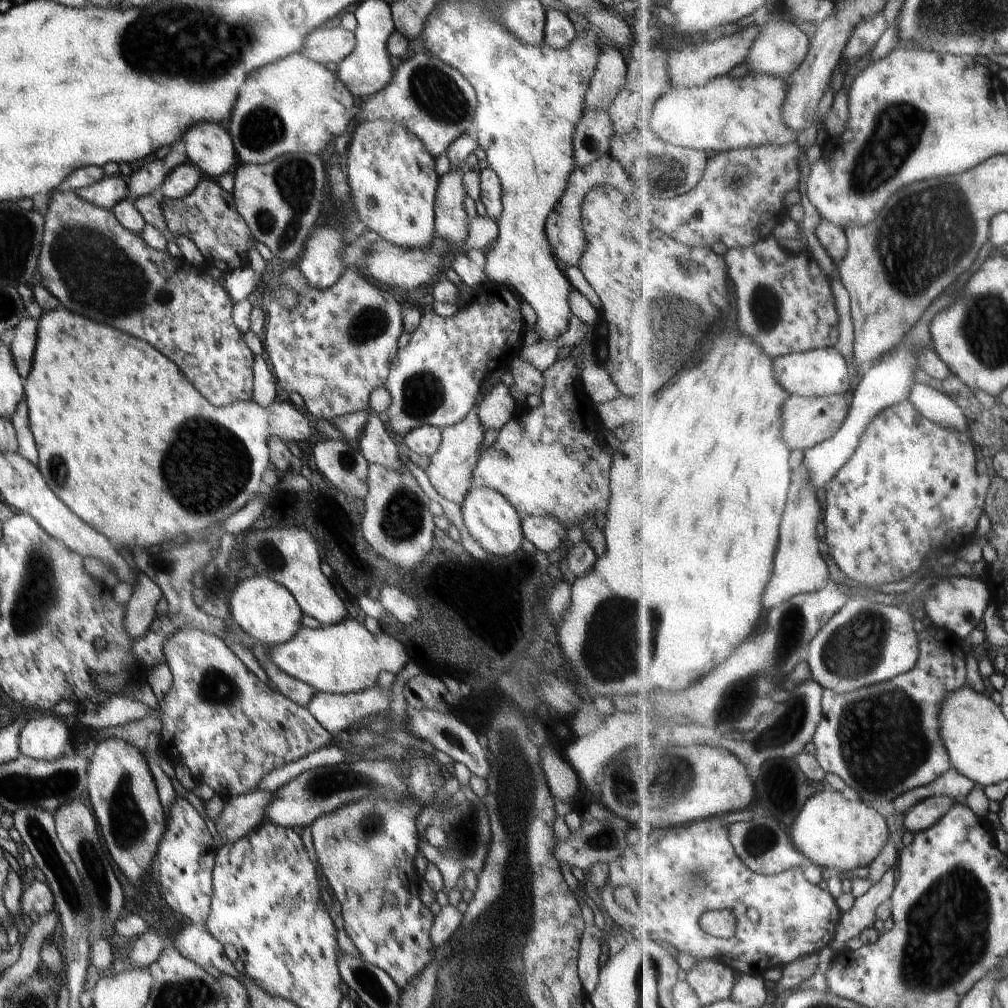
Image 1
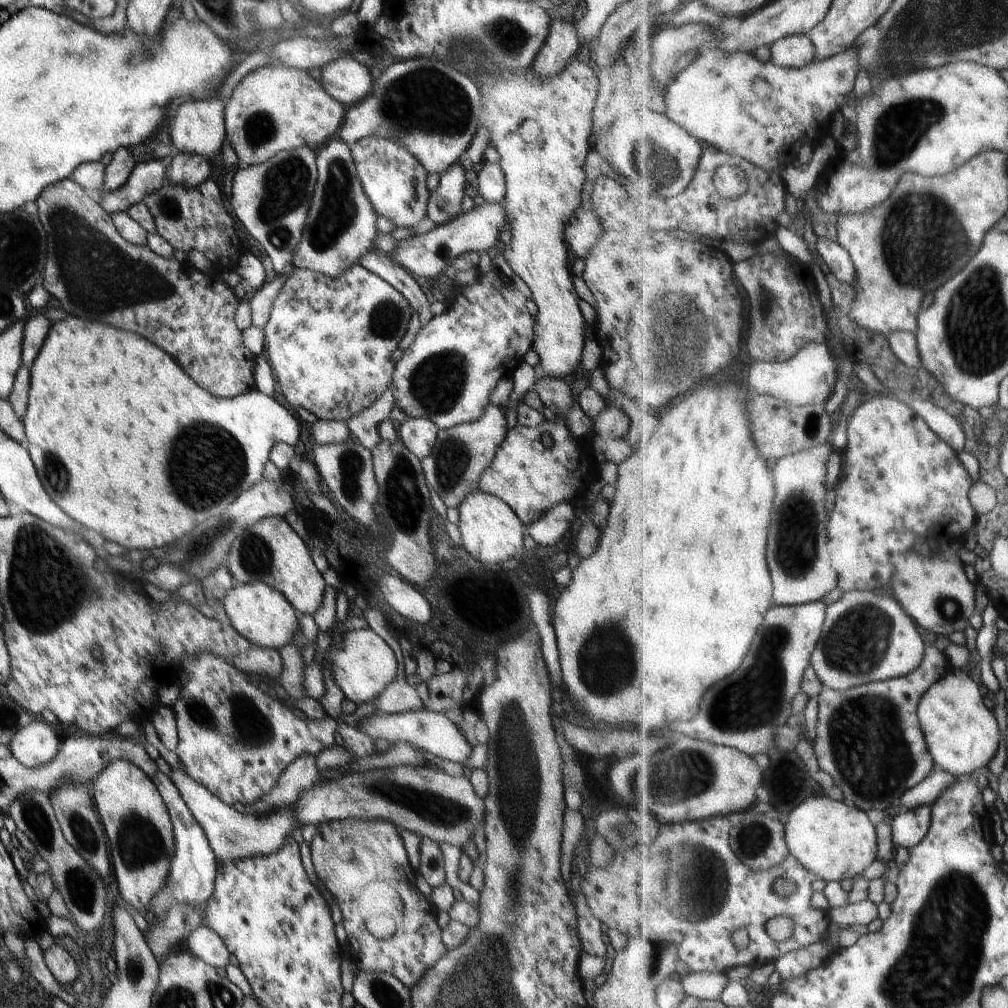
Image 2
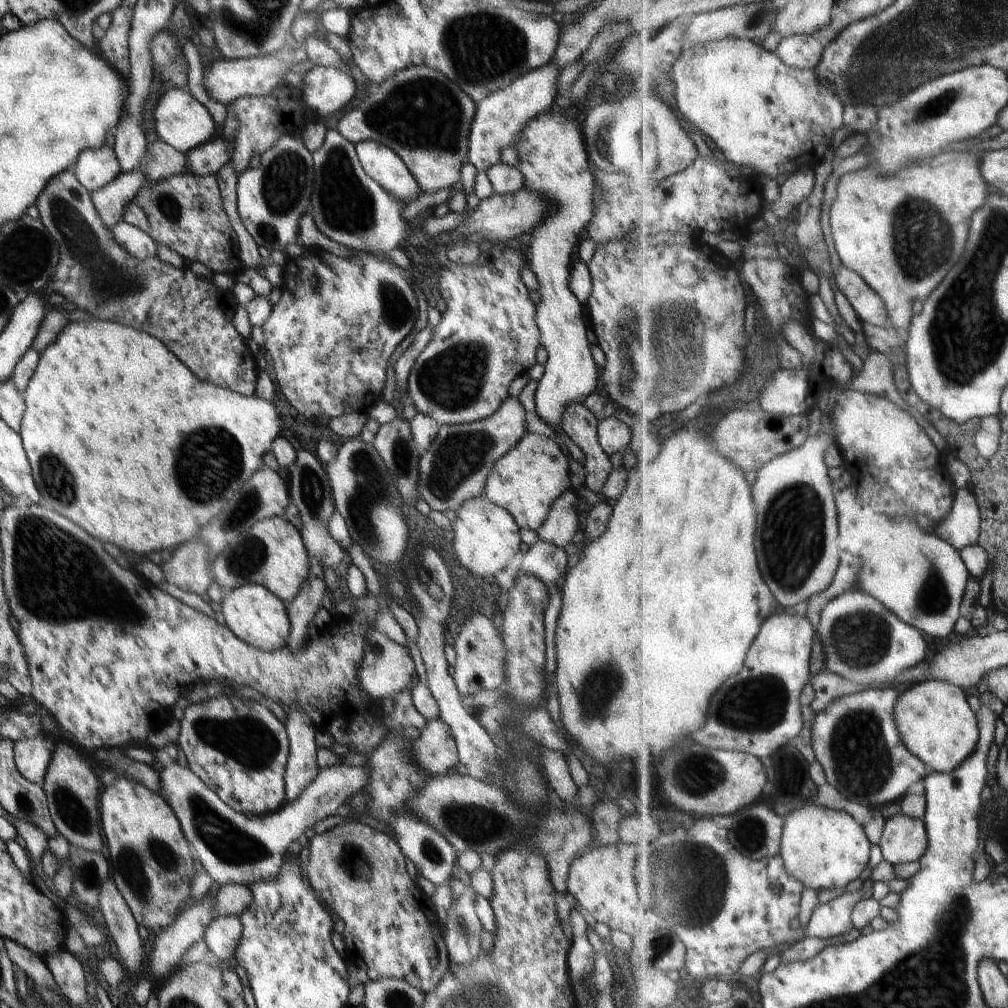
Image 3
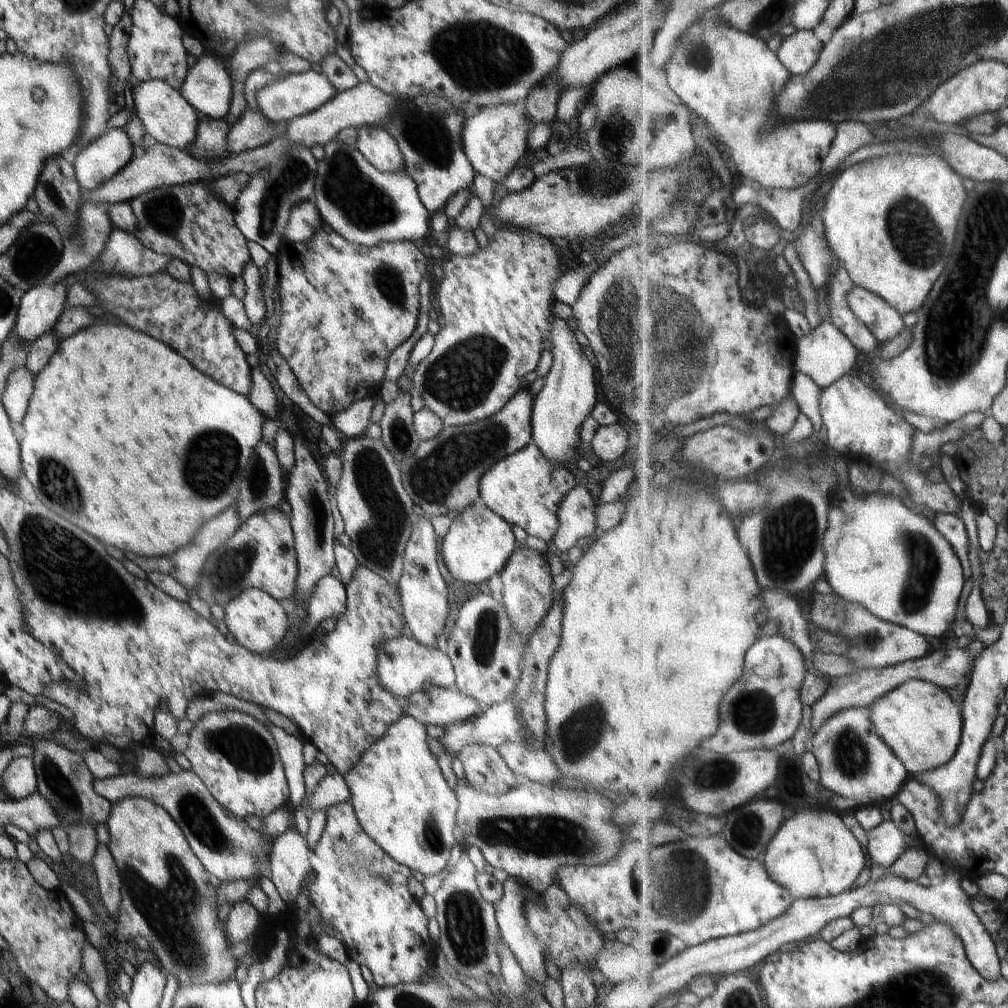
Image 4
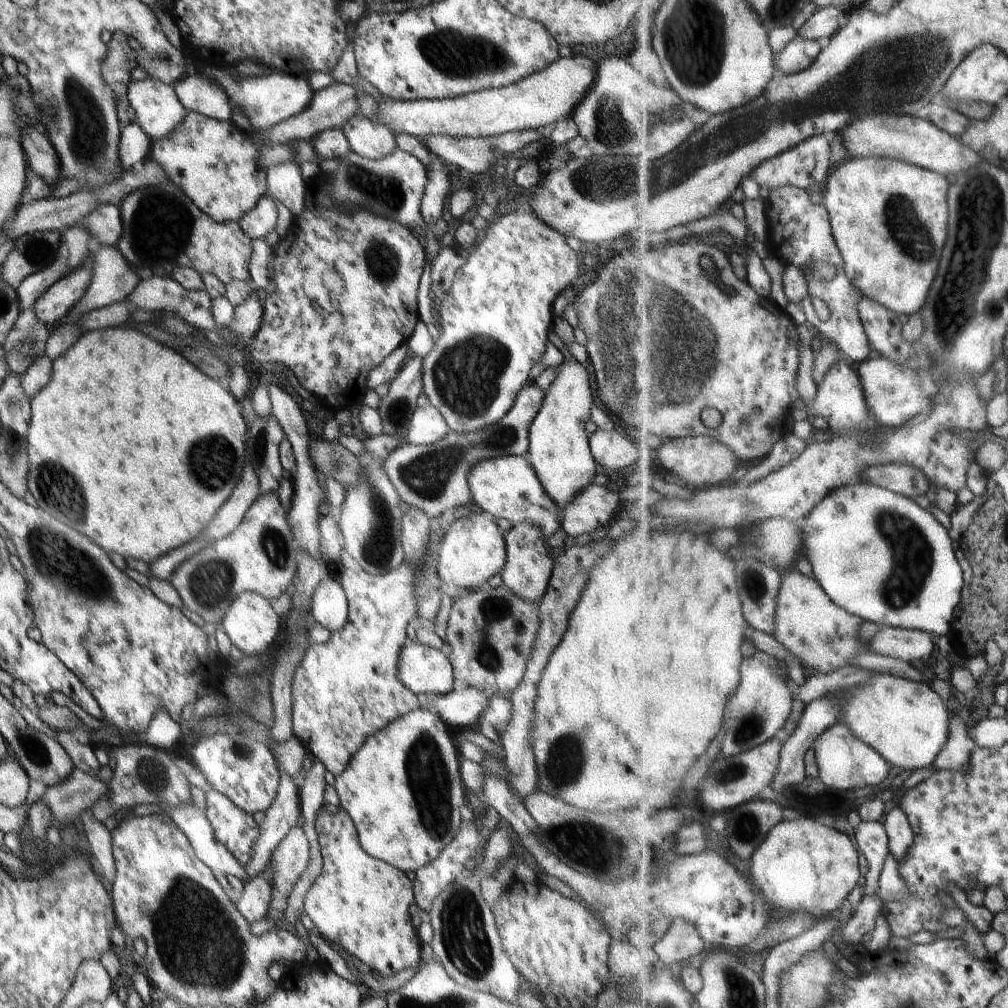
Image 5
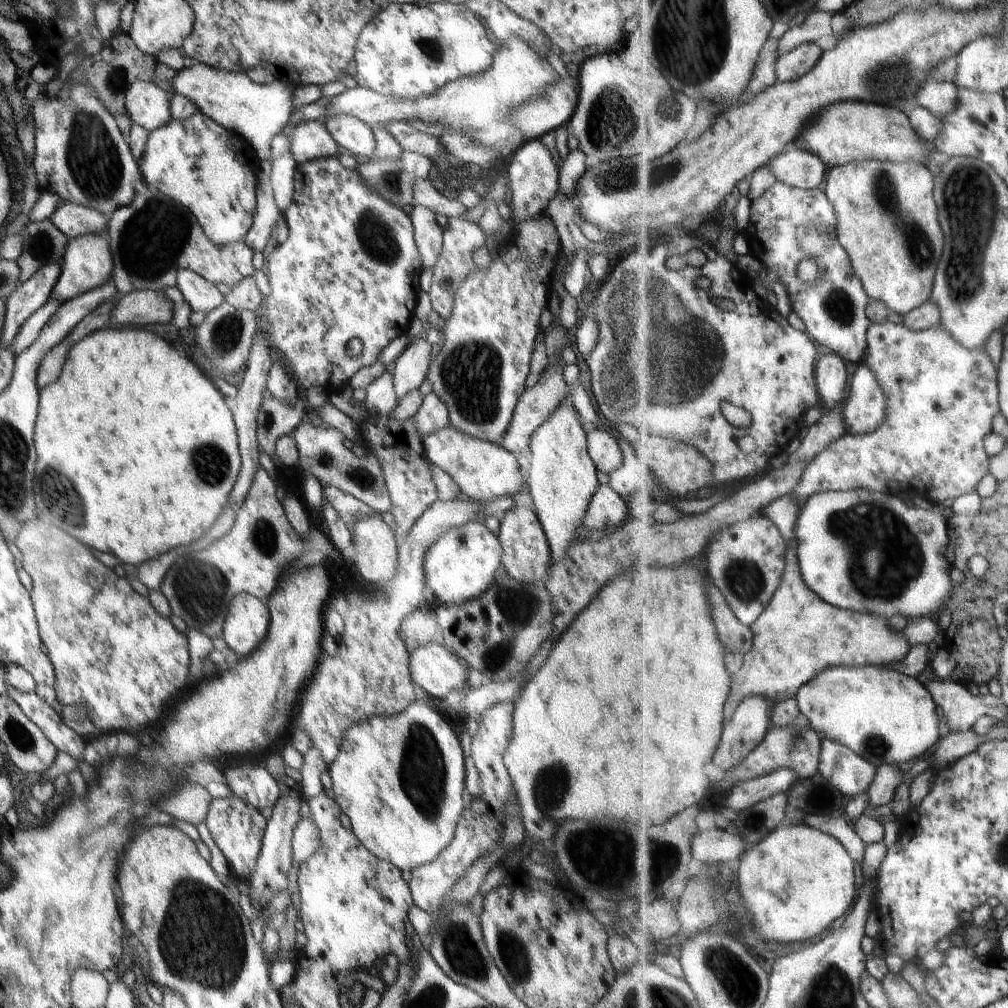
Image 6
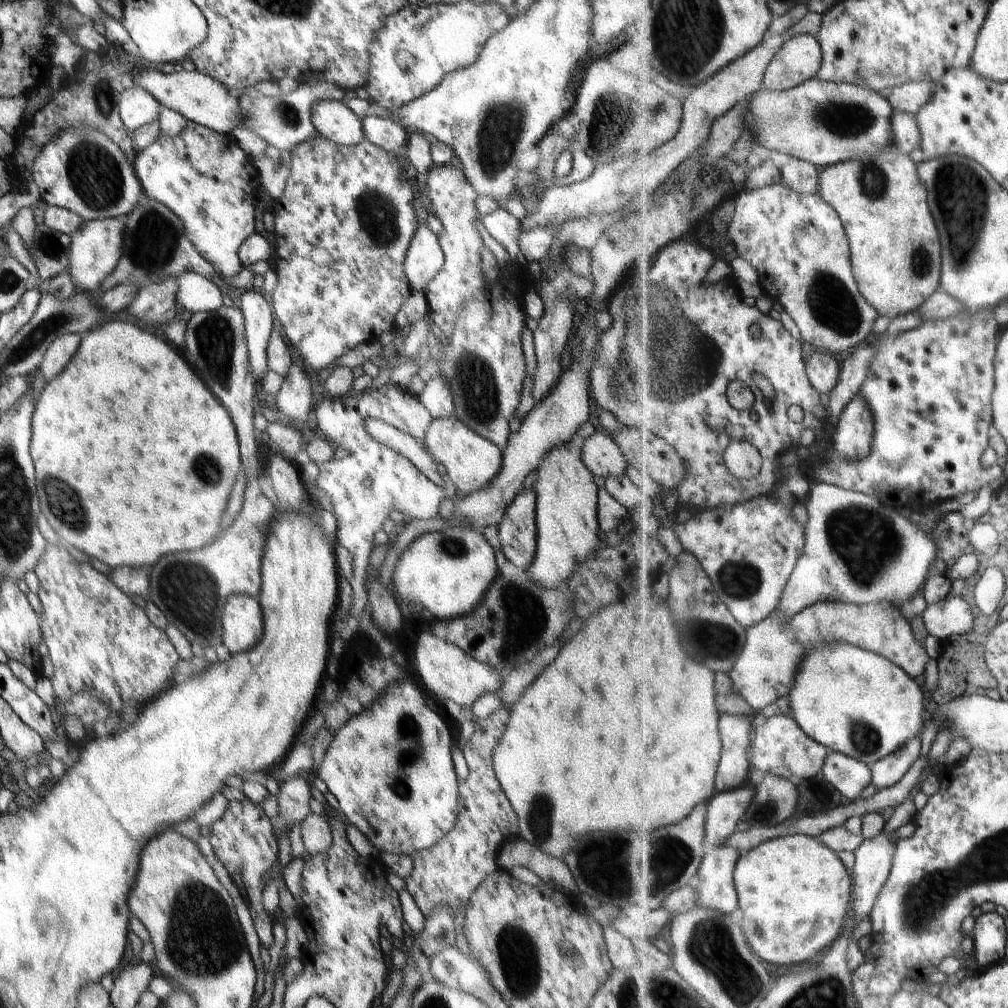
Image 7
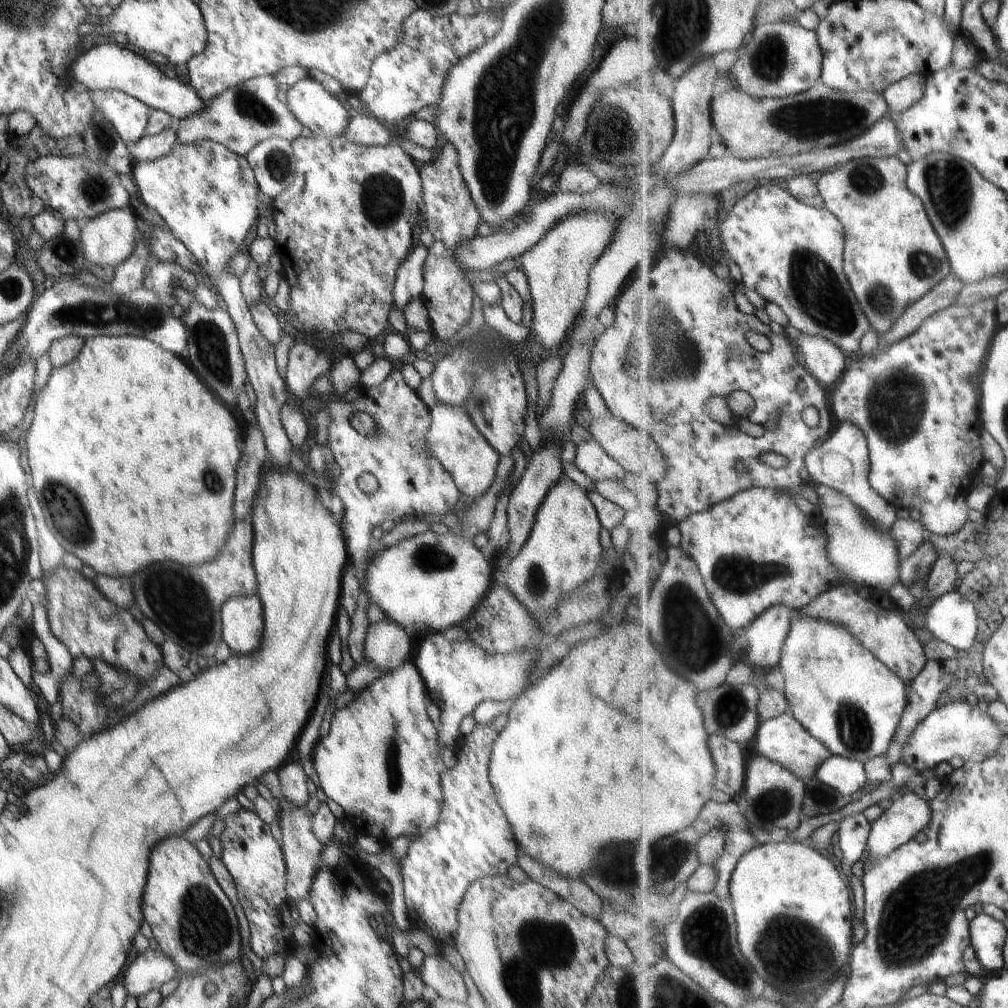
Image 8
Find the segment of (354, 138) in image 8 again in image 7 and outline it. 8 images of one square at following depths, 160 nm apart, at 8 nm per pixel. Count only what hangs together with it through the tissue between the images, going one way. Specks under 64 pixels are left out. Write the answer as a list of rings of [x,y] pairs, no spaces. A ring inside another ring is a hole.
[[[376,115],[365,116],[361,121],[362,132],[368,142],[393,154],[407,149],[409,132],[401,124]]]

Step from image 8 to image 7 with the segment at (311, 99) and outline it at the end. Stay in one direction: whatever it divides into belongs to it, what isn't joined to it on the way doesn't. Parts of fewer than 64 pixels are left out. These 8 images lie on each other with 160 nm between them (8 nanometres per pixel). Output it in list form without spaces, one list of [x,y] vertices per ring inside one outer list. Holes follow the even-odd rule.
[[[320,99],[312,104],[311,121],[318,134],[339,145],[366,140],[362,121],[342,100]]]

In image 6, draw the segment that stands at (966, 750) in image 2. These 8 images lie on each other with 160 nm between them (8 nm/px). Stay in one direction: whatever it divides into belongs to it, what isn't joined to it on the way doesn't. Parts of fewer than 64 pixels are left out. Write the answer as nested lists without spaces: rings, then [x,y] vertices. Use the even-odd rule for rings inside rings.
[[[877,665],[828,668],[816,680],[812,680],[812,683],[806,684],[797,698],[803,717],[812,722],[812,728],[822,736],[859,752],[879,767],[884,763],[908,767],[913,762],[925,758],[934,750],[945,732],[945,721],[938,715],[935,697],[921,678],[912,678],[902,672],[885,667],[880,668]]]

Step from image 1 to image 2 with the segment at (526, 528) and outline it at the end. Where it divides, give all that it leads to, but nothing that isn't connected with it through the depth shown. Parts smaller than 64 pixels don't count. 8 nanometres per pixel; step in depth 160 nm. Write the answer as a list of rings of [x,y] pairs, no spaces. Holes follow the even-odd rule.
[[[562,501],[542,513],[536,522],[528,525],[526,534],[530,534],[540,546],[554,546],[575,521],[576,508],[573,501]]]

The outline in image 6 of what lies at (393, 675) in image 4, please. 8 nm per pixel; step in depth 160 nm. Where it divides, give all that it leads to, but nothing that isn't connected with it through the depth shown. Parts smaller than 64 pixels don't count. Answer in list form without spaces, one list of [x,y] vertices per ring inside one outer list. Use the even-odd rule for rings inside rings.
[[[434,641],[419,645],[409,657],[413,682],[441,704],[449,692],[462,692],[467,684],[466,662],[444,645]]]

